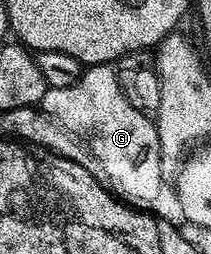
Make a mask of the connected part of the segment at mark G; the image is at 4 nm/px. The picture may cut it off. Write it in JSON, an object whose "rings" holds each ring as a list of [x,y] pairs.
{"rings":[[[113,64],[88,65],[82,71],[81,77],[71,86],[46,87],[39,107],[42,112],[48,114],[55,122],[62,124],[69,133],[77,137],[89,149],[90,154],[99,162],[101,176],[107,181],[114,196],[120,198],[130,208],[152,209],[151,206],[160,198],[161,191],[167,188],[167,181],[163,178],[161,169],[157,126],[150,117],[135,110],[135,106],[127,102],[119,86],[117,70]]]}

